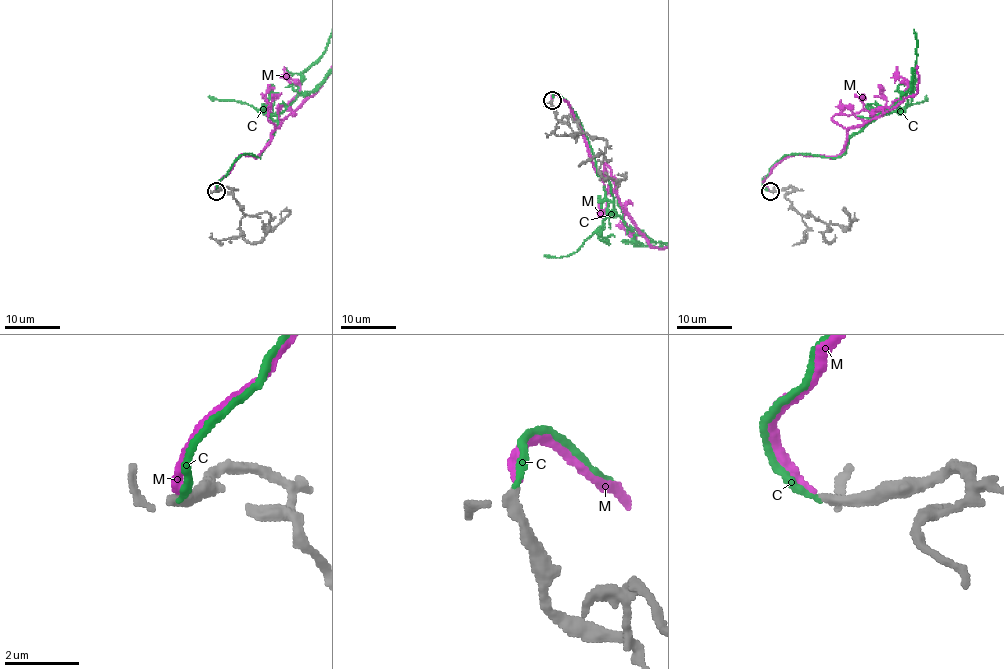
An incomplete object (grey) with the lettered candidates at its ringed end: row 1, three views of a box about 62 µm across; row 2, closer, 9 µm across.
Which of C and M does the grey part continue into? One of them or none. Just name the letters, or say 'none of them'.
M

